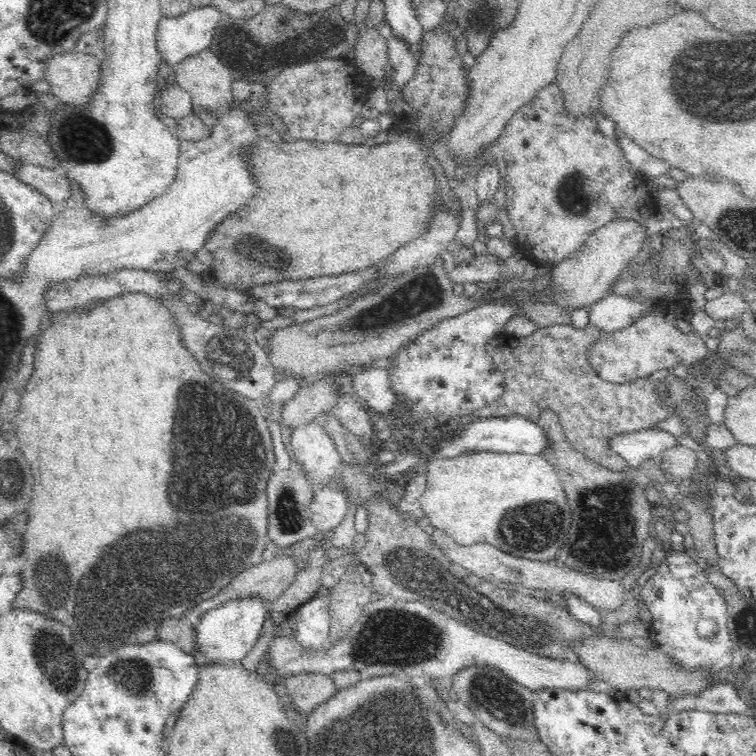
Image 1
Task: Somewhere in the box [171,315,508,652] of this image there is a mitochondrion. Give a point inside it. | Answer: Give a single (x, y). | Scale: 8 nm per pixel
(405, 565)

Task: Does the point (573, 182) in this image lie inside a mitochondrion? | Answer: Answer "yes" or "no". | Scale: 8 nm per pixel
yes

